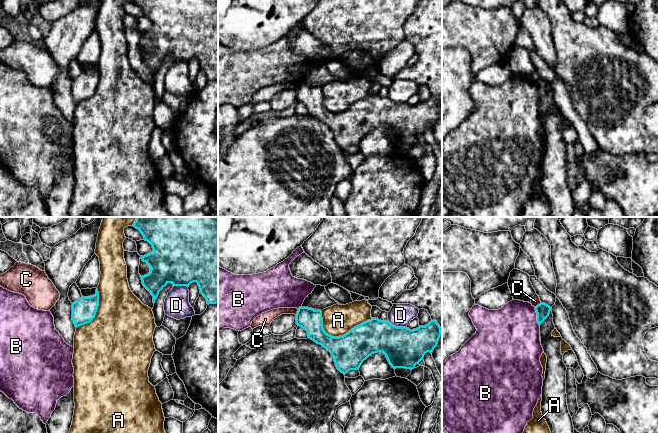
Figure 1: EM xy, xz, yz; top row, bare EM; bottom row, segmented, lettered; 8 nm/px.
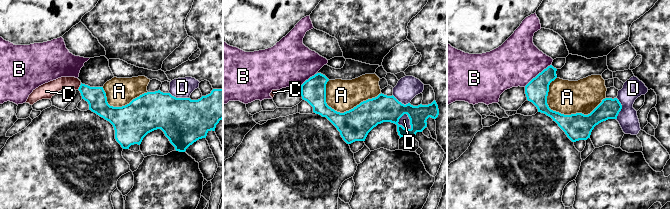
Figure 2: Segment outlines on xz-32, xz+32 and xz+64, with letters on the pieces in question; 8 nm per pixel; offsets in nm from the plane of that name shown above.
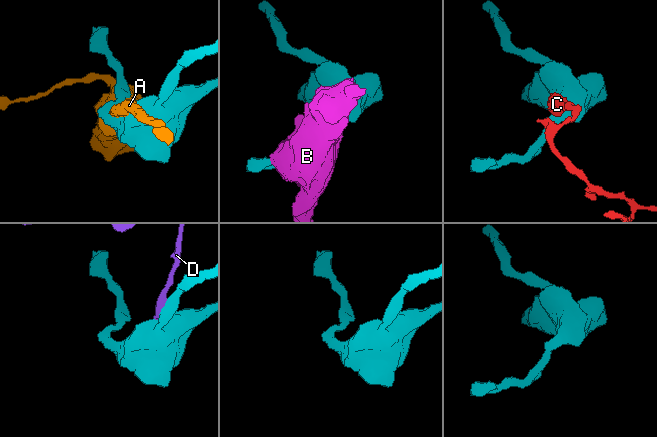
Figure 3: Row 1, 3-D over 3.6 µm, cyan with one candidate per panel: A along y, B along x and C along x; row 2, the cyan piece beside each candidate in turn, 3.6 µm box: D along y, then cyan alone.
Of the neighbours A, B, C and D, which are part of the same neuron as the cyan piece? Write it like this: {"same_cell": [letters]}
{"same_cell": []}

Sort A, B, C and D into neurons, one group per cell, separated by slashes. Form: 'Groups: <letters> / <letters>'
Groups: A / B / C / D

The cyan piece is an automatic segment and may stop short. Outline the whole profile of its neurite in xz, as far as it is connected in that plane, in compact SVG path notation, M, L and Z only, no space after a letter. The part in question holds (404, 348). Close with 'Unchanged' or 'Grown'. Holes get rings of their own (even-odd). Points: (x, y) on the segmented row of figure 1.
M299 307L296 314L296 324L304 328L308 338L326 348L334 358L337 369L344 375L350 370L360 368L364 360L374 353L383 352L392 368L414 369L423 360L427 352L432 353L441 336L441 327L436 320L431 320L425 326L410 330L407 327L396 327L389 321L372 318L343 336L333 337L323 329L321 310Z. Unchanged

